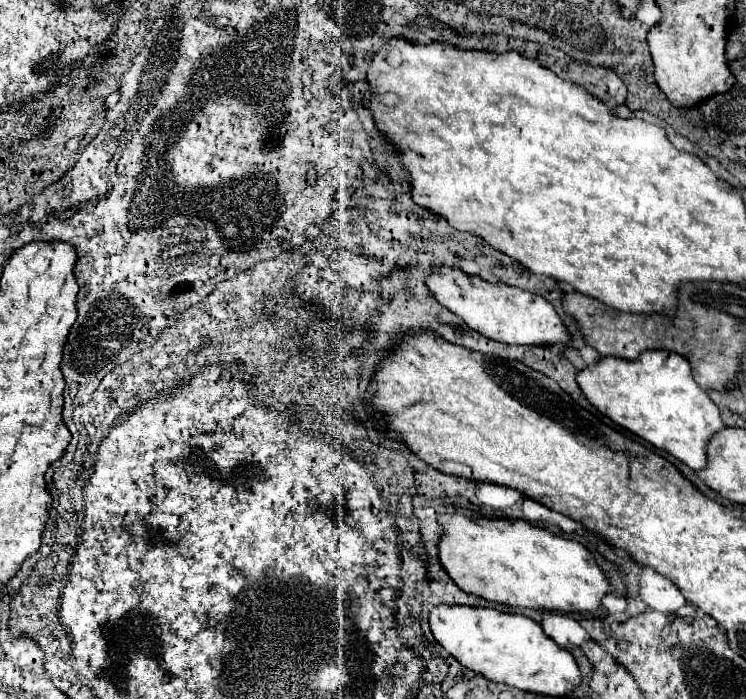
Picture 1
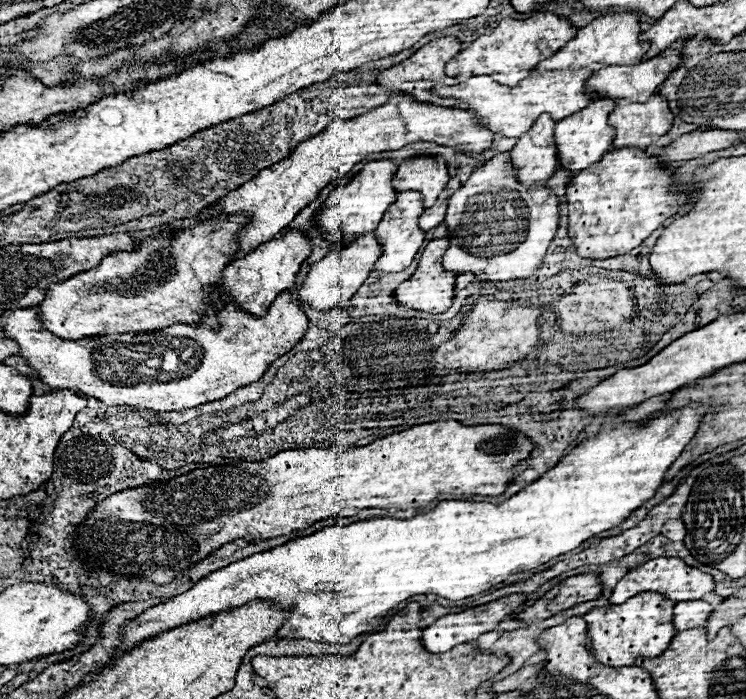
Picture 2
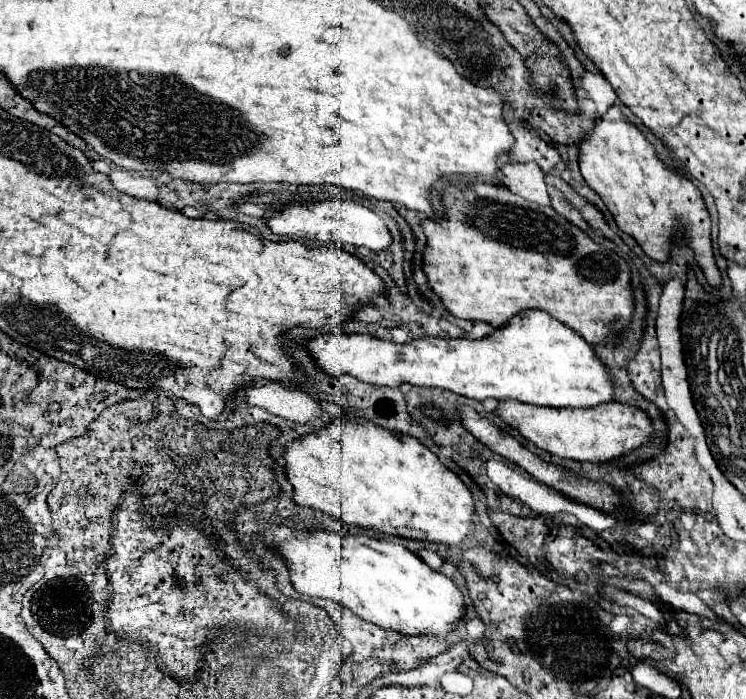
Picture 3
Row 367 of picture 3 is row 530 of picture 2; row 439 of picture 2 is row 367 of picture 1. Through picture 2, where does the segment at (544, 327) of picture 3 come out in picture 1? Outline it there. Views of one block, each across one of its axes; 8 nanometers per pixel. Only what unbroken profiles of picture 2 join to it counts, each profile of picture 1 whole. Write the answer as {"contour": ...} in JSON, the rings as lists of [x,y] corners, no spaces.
{"contour":[[[664,350],[644,352],[636,362],[608,356],[598,364],[580,370],[576,380],[588,402],[604,416],[658,450],[678,458],[692,470],[708,468],[708,440],[726,426],[708,392],[694,382],[690,362],[684,356]]]}

